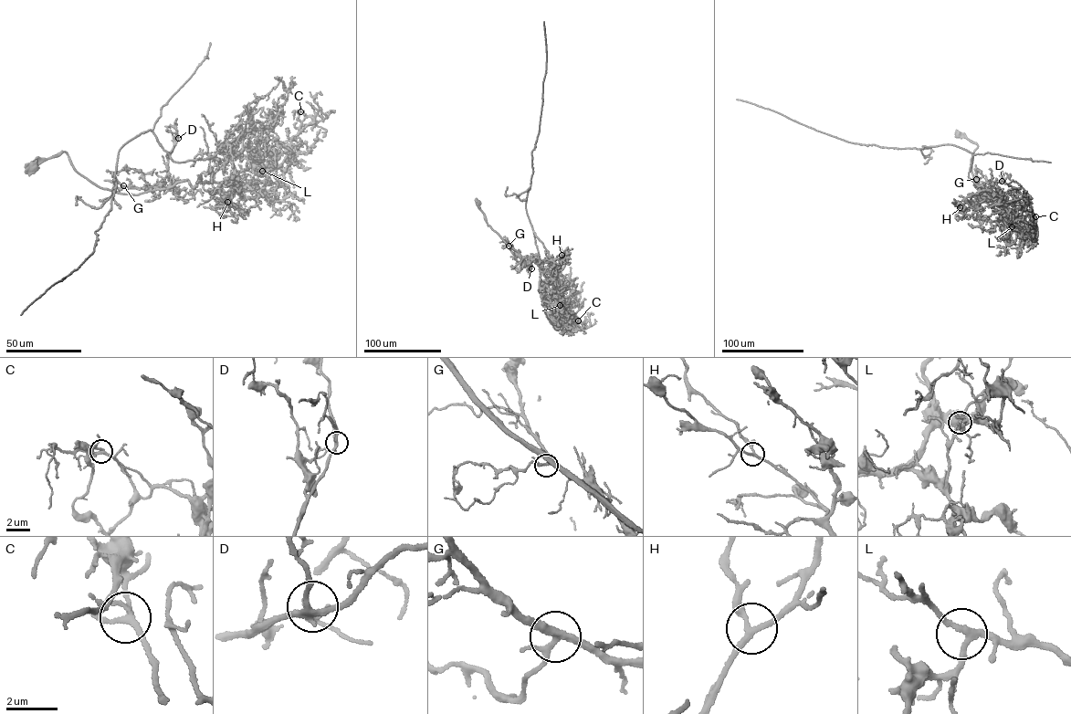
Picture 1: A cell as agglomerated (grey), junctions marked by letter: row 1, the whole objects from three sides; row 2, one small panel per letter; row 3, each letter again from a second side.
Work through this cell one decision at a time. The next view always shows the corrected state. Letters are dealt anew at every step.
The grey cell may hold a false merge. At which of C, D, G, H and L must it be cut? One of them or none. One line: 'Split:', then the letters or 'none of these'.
Split: C

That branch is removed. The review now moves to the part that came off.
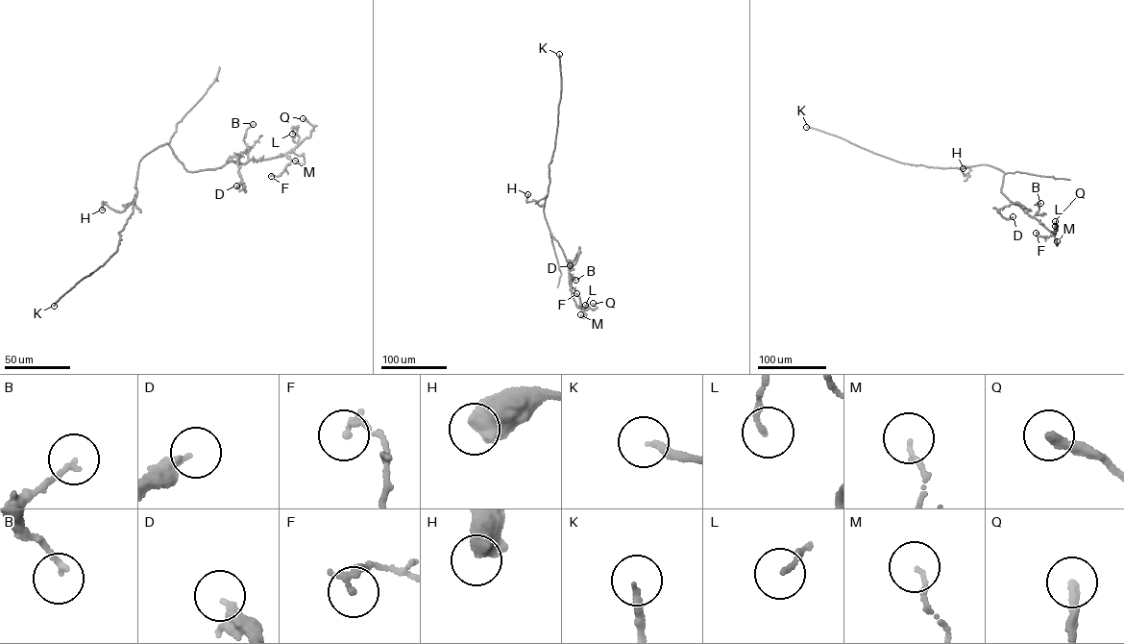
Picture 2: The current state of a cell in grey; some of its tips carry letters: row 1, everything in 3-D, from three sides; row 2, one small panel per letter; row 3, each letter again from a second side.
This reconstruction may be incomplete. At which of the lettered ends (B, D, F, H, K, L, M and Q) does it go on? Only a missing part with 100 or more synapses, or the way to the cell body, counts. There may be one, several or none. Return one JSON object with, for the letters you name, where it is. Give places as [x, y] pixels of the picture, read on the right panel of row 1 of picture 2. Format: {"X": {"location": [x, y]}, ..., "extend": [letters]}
{"K": {"location": [806, 127]}, "extend": ["K"]}

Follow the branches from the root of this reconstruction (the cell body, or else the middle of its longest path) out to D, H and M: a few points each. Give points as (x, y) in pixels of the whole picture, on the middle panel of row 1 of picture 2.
D: (545, 199), (545, 217), (569, 264), (569, 273), (578, 252), (575, 263), (570, 265)
H: (545, 199), (547, 195), (538, 202), (527, 202), (527, 194)
M: (545, 199), (545, 217), (569, 264), (572, 295), (586, 314), (584, 317), (580, 314)

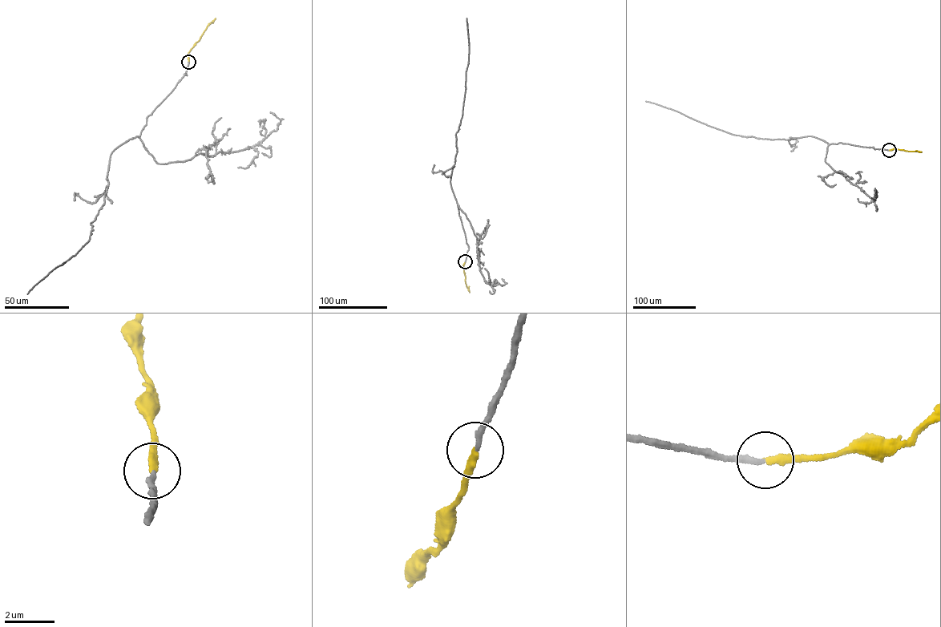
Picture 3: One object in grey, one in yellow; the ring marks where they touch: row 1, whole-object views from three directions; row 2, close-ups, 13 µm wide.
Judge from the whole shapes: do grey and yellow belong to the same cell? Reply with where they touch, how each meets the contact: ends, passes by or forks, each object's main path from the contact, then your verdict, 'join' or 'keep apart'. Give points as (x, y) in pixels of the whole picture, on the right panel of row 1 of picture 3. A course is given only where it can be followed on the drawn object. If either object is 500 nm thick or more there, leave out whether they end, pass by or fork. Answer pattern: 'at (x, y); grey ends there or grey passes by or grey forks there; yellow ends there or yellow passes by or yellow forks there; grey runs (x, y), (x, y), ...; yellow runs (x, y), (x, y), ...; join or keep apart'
at (889, 150); grey ends there; yellow ends there; grey runs (889, 150), (839, 143), (828, 144), (808, 135), (786, 139), (737, 135), (645, 101); yellow runs (889, 150), (921, 151); join

